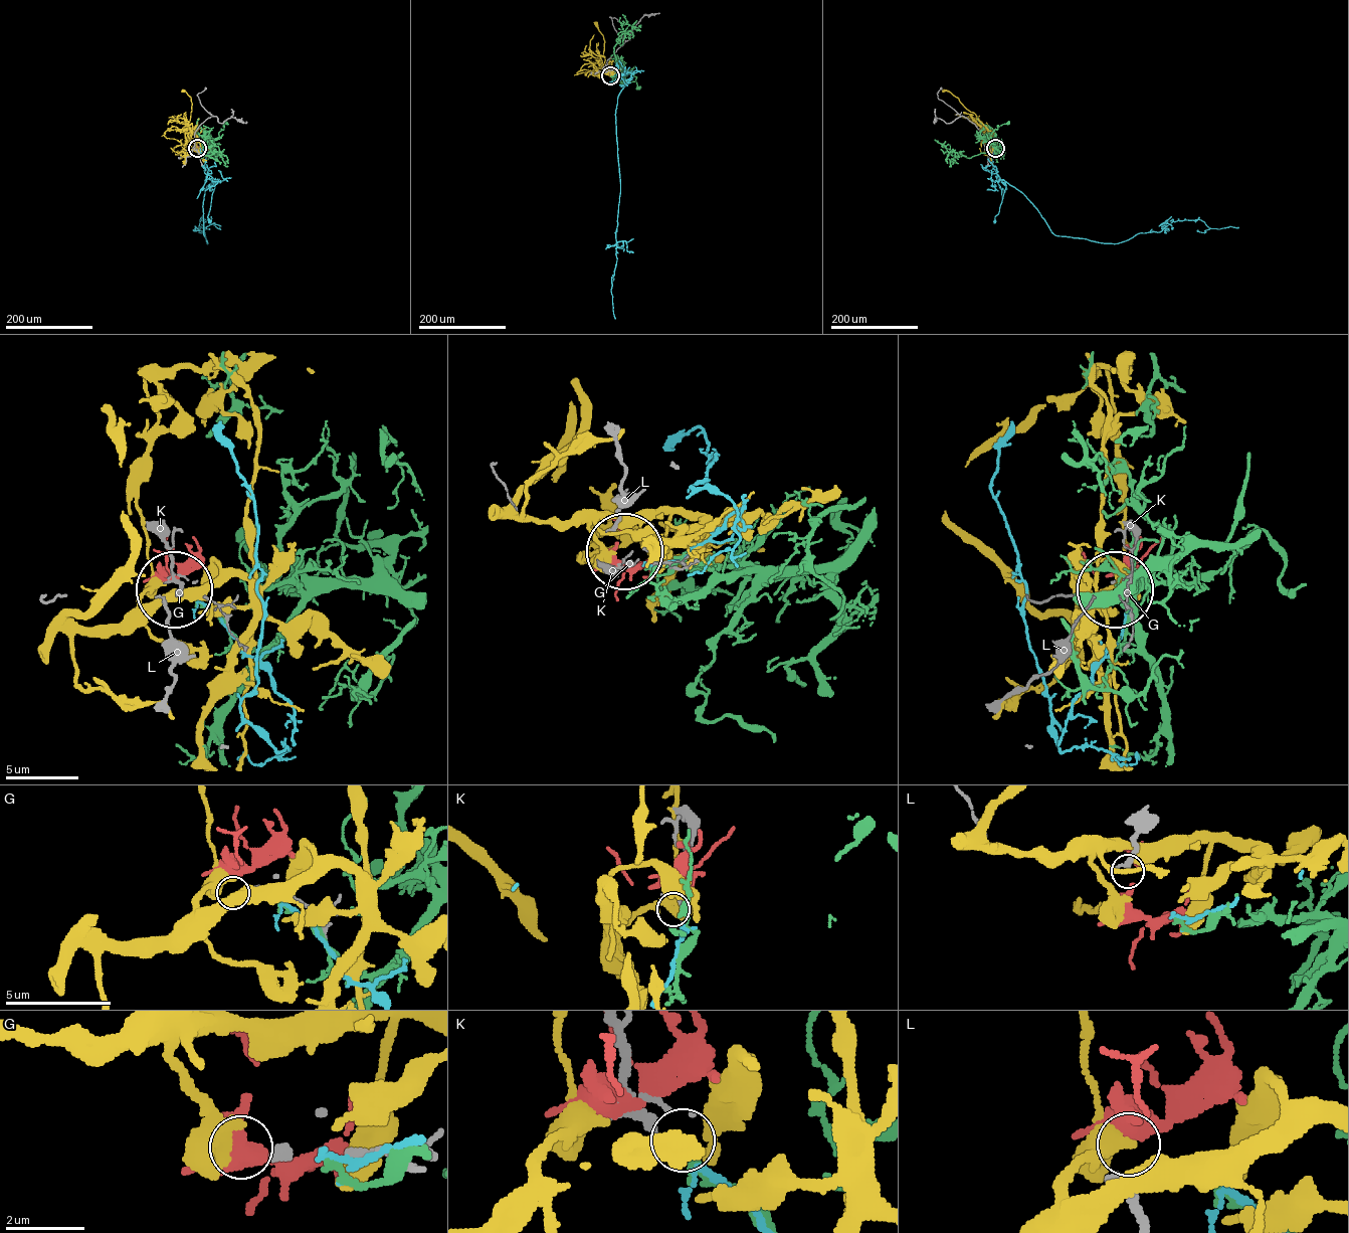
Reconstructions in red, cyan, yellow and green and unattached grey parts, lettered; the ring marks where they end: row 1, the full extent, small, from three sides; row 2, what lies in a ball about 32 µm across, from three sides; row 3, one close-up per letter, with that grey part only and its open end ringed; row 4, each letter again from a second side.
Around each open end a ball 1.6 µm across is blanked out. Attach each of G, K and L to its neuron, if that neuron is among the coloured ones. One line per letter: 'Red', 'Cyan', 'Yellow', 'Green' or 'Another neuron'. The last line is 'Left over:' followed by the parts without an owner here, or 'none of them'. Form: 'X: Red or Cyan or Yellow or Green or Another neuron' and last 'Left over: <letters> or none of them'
G: Another neuron
K: Cyan
L: Red
Left over: G

